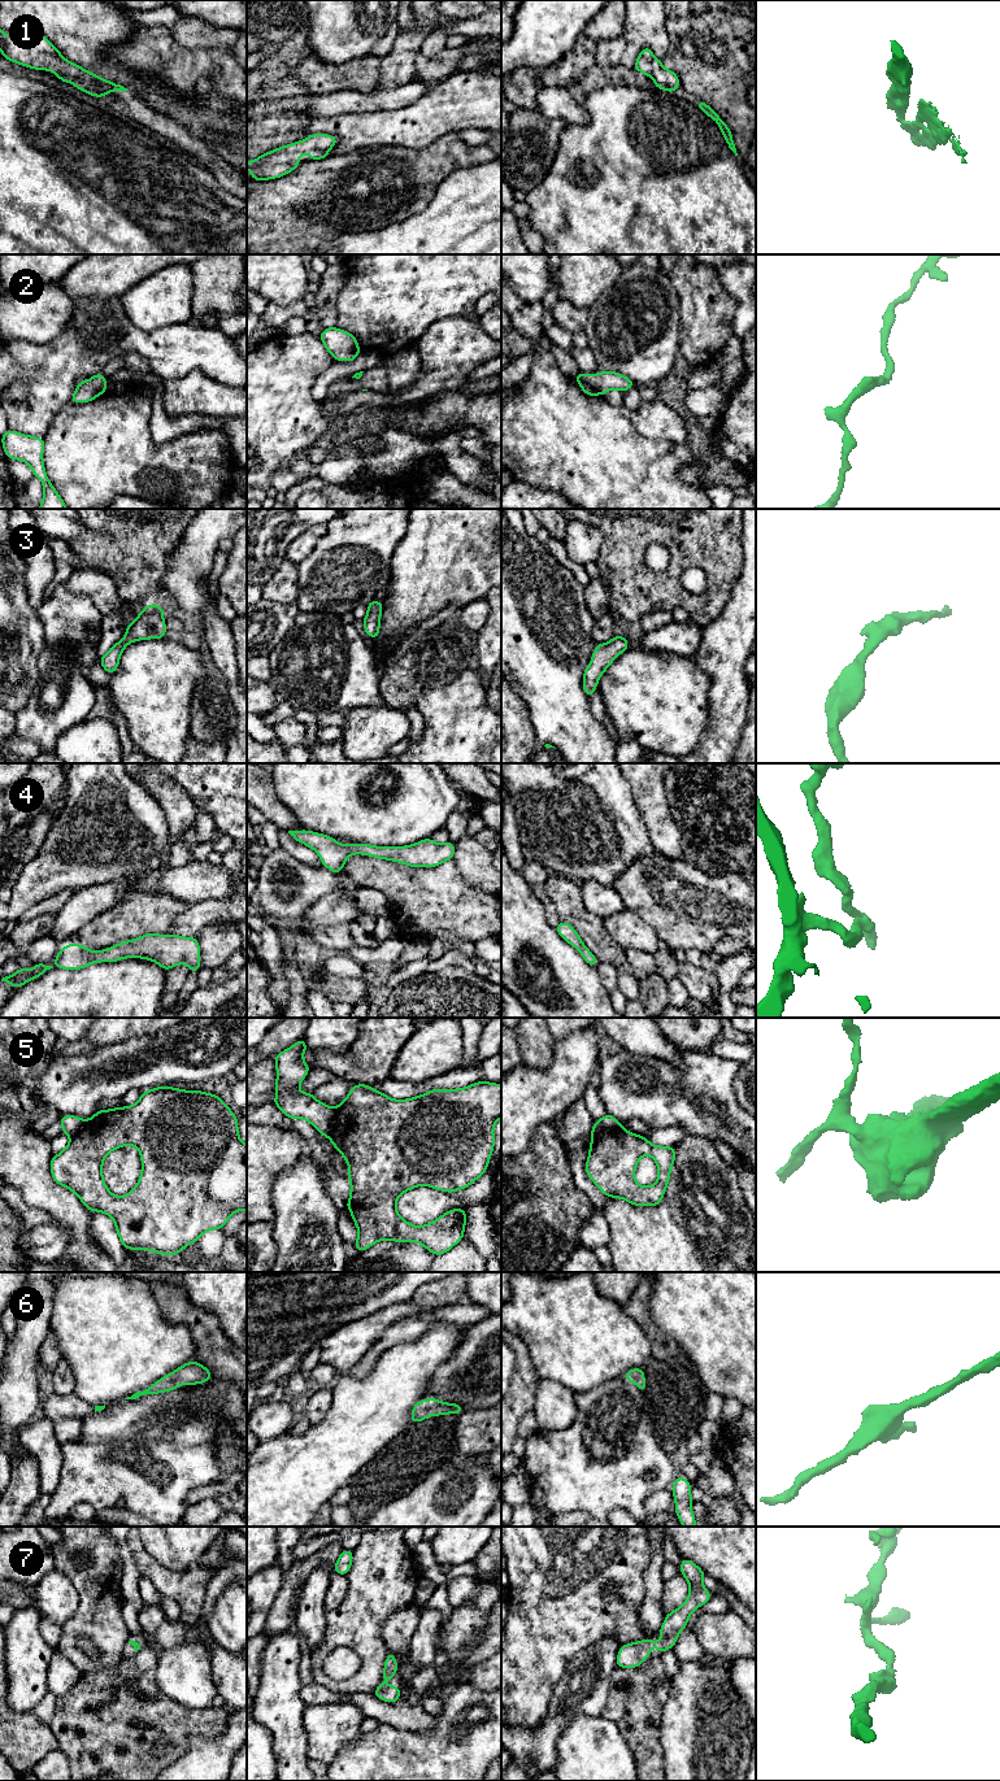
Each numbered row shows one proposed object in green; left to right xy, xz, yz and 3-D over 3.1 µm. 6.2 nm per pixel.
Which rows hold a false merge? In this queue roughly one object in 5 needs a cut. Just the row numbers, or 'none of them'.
5

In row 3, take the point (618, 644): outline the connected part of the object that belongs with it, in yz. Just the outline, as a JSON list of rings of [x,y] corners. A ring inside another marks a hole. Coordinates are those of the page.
[[[614,636],[606,644],[596,644],[591,662],[583,672],[583,689],[588,698],[595,692],[599,678],[609,667],[609,665],[629,648],[627,637]]]

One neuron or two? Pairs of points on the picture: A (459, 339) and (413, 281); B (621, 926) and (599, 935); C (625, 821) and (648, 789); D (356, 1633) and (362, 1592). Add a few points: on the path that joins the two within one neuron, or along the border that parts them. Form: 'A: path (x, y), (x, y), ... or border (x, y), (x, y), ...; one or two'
A: border (474, 319), (465, 317), (439, 318), (418, 338); two
B: border (603, 919), (605, 931), (625, 950); two
C: border (624, 778), (648, 834); two
D: path (357, 1623), (362, 1614), (362, 1602); one

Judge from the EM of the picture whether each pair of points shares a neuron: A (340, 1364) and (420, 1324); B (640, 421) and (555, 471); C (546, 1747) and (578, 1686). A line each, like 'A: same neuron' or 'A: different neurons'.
A: different neurons
B: different neurons
C: same neuron

